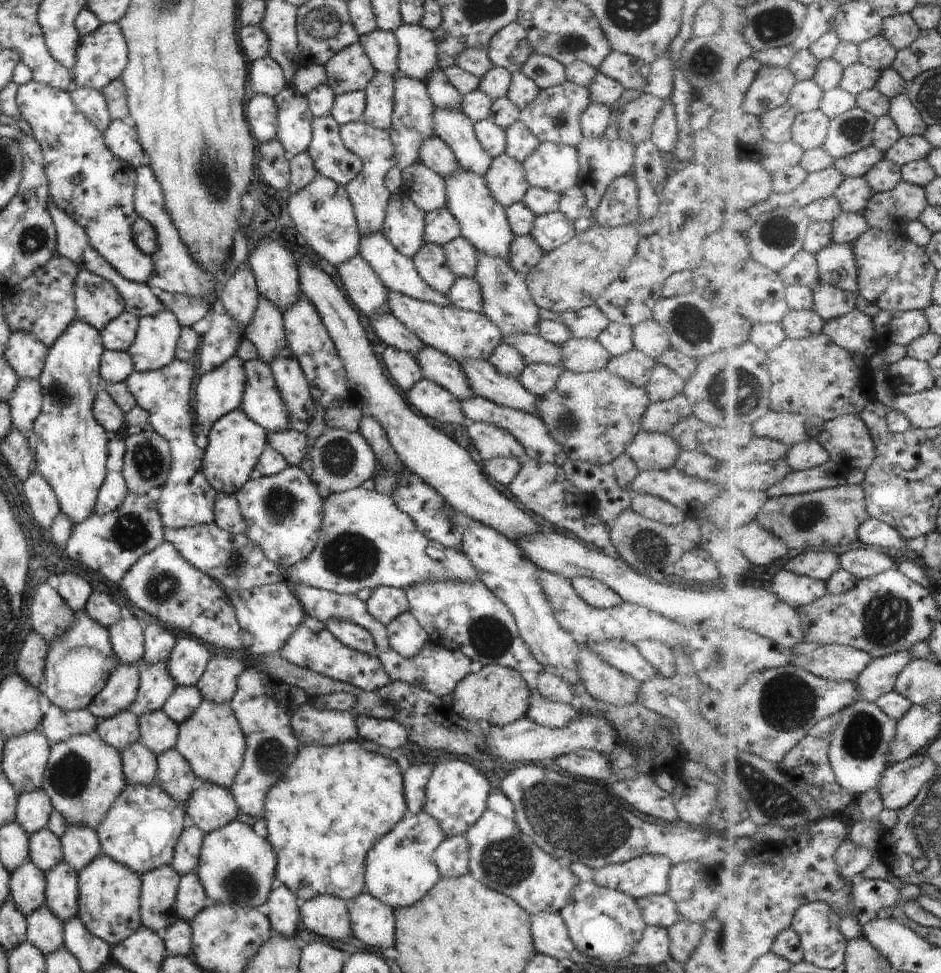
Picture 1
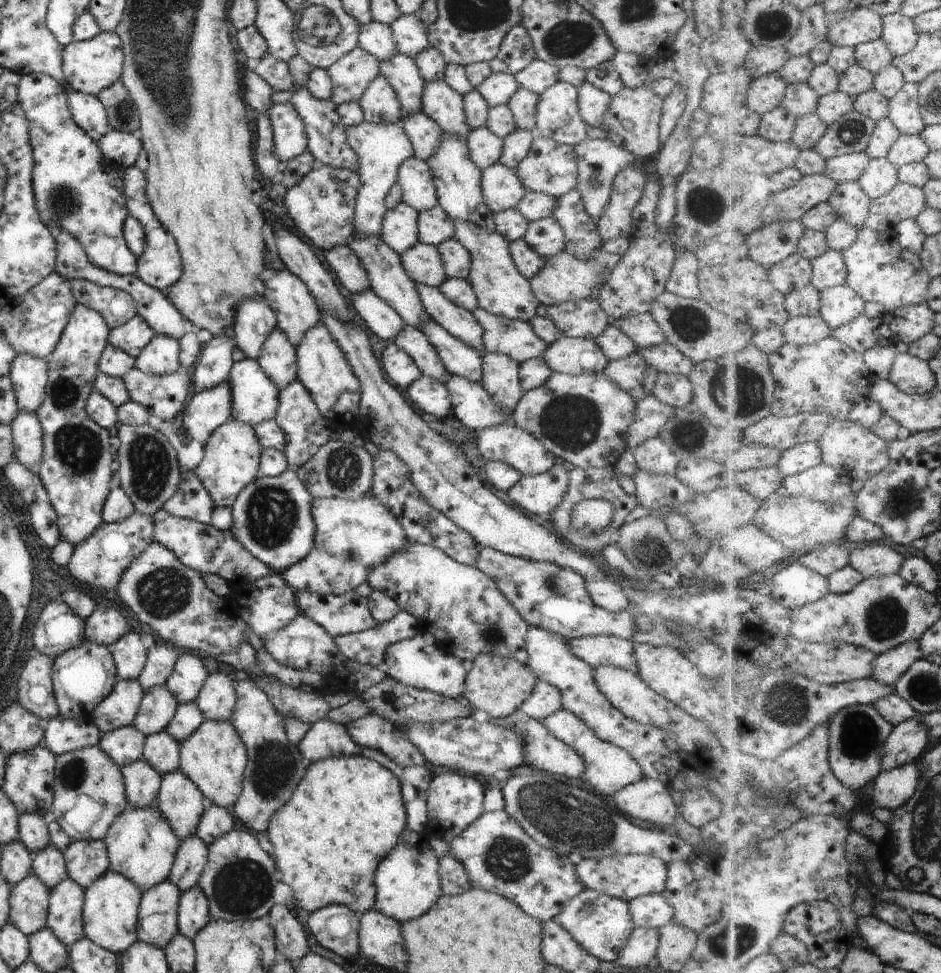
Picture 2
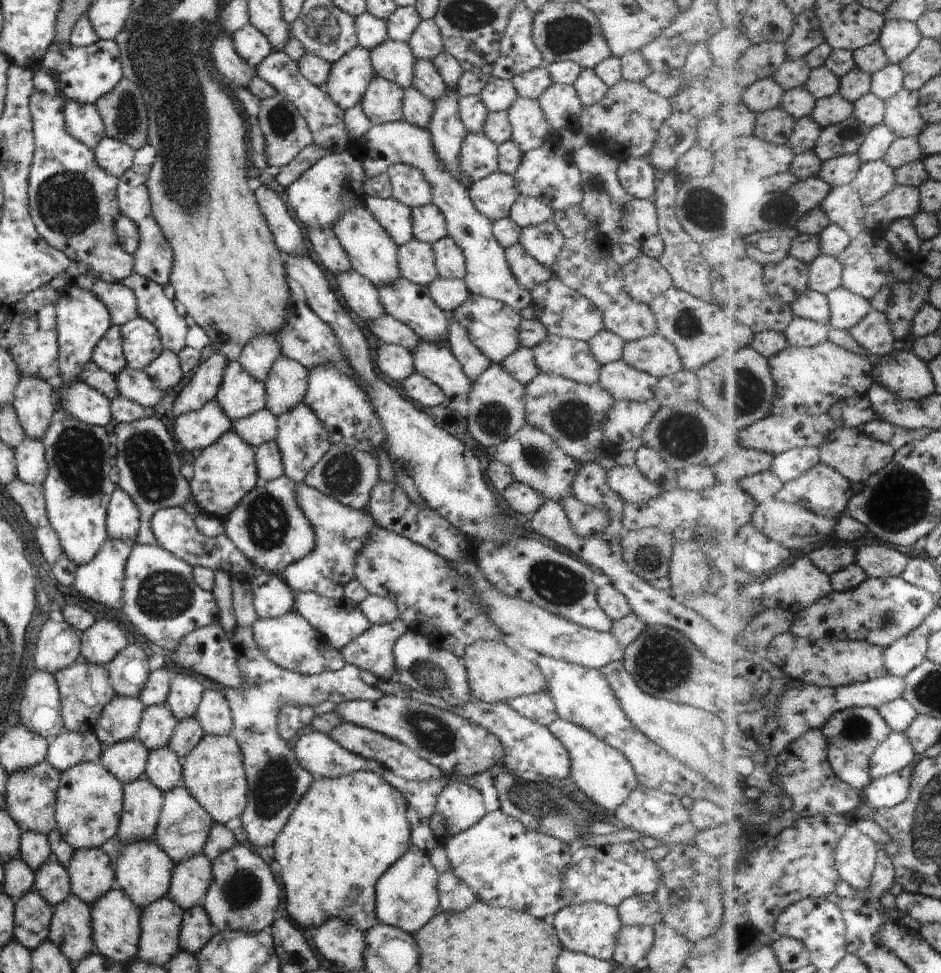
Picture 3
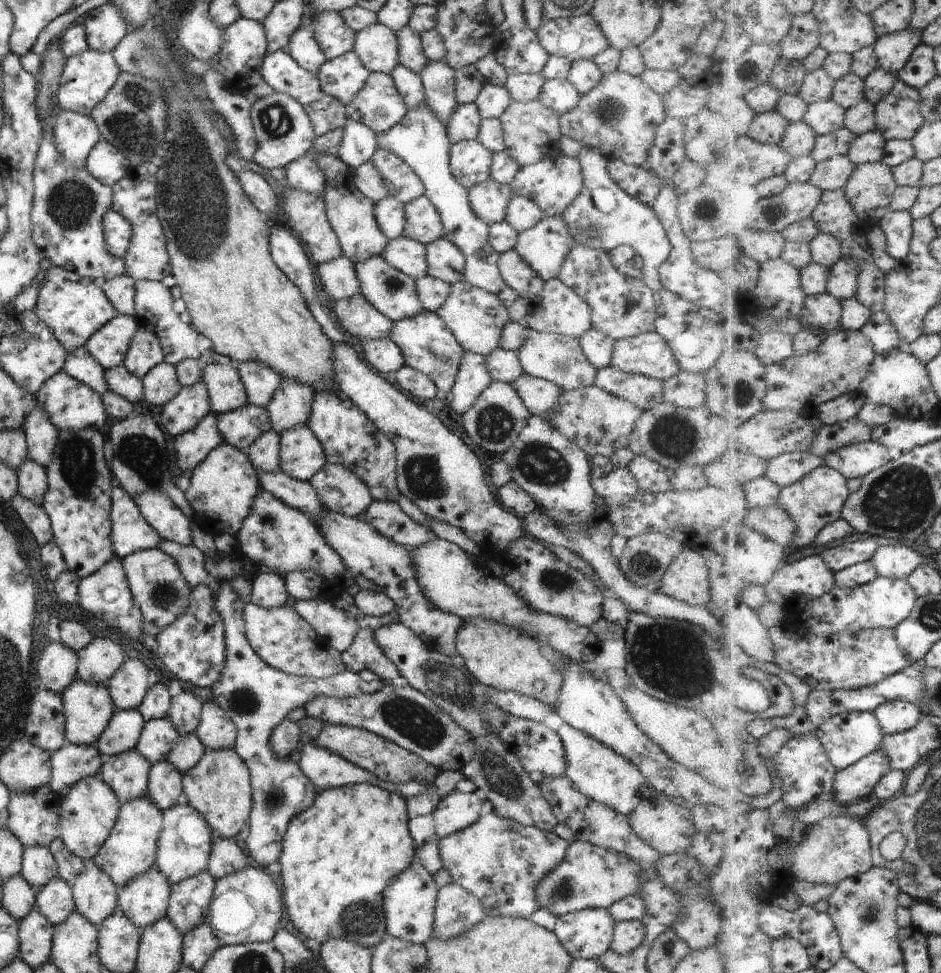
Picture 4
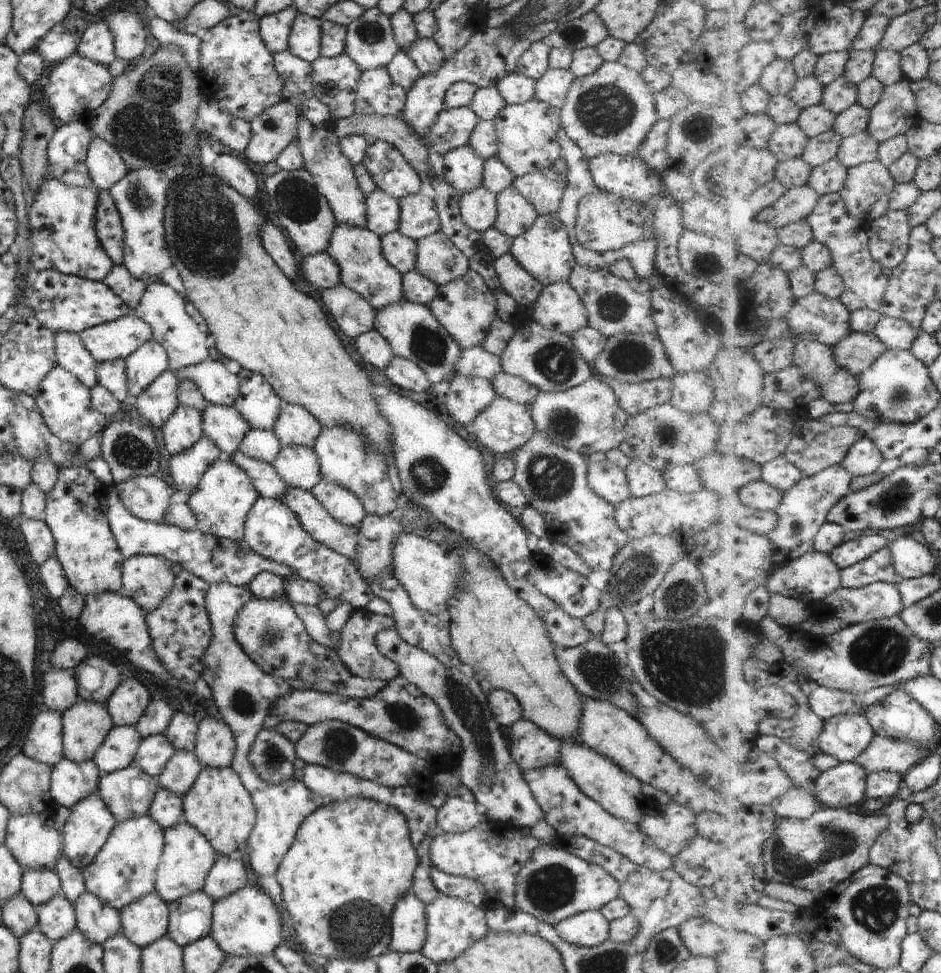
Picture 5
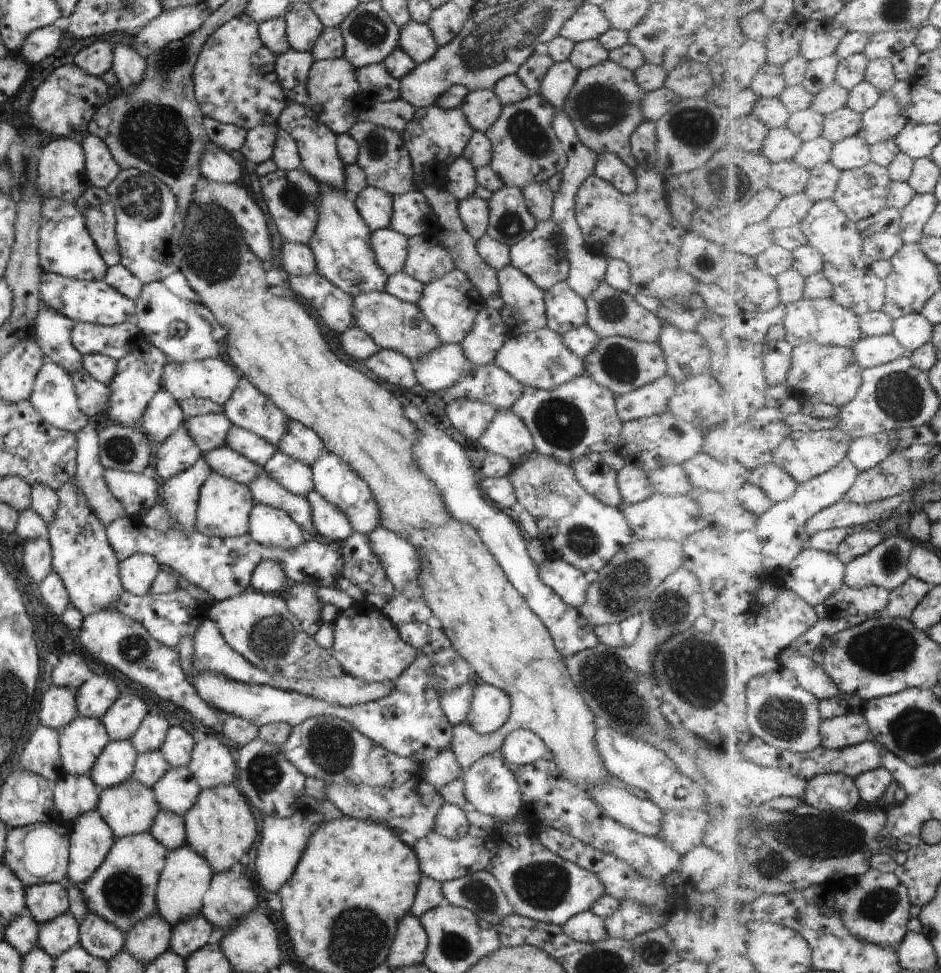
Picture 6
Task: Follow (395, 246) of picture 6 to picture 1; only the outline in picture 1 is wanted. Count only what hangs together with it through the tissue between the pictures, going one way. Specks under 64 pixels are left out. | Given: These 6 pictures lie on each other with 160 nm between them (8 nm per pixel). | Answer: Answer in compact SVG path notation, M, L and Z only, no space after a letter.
M424 242L410 259L419 278L446 296L456 276L447 268L442 246Z

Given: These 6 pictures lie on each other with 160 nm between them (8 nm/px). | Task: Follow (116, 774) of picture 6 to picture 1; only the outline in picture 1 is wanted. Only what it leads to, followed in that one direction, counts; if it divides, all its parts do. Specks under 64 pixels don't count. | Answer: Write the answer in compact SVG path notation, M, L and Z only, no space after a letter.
M121 663L117 664L117 666L118 667L109 675L109 678L107 678L101 692L96 694L93 700L86 706L86 709L97 720L97 723L113 715L117 715L121 711L128 710L130 704L134 701L138 687L138 670L134 664L124 665Z

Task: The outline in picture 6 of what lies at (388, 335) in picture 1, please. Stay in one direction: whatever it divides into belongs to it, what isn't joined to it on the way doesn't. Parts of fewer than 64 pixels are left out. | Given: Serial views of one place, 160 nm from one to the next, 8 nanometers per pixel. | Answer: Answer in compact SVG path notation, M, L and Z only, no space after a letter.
M283 241L279 250L281 272L303 276L317 273L309 247L301 243Z

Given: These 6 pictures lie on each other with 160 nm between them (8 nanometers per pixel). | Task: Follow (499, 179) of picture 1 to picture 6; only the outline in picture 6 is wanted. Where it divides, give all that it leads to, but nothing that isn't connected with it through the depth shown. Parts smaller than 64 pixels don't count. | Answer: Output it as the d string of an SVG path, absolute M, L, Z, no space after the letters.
M474 194L464 198L457 203L459 220L463 223L463 228L474 240L479 240L486 234L488 225L488 206L486 201L477 198Z

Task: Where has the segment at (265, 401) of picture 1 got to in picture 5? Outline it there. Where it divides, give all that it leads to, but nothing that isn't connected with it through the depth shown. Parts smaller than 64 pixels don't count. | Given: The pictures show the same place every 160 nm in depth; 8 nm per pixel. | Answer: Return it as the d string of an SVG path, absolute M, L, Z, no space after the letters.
M220 358L219 361L208 359L171 372L178 382L184 378L191 381L208 405L232 407L235 398L238 397L238 377L225 369Z

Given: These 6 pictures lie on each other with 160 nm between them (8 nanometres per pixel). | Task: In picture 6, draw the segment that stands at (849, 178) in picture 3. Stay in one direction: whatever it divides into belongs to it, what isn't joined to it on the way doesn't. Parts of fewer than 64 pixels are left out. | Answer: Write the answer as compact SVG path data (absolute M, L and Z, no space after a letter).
M832 162L814 168L804 190L804 193L816 203L817 201L832 200L842 171Z

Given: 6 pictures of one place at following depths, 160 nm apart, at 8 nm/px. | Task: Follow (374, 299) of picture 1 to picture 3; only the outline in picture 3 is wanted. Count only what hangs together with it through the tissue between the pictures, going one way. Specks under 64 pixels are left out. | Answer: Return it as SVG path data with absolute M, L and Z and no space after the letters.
M308 228L307 236L319 262L333 275L352 269L346 252L331 229Z

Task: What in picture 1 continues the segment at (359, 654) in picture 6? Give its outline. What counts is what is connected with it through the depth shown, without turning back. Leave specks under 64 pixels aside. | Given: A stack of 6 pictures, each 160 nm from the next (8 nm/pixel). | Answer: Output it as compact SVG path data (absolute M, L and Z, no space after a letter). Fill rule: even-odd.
M404 612L386 624L390 647L402 657L412 657L427 642L427 633L411 613ZM327 619L322 622L324 627L347 648L368 654L373 647L372 636L360 626L347 622L345 619Z

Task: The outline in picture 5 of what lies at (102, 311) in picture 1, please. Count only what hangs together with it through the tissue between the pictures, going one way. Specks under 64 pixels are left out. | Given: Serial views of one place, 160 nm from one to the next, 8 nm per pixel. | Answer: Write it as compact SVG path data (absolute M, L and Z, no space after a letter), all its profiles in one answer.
M122 264L113 265L102 281L119 300L123 301L123 304L127 305L129 310L135 308L146 285L142 280L131 276Z

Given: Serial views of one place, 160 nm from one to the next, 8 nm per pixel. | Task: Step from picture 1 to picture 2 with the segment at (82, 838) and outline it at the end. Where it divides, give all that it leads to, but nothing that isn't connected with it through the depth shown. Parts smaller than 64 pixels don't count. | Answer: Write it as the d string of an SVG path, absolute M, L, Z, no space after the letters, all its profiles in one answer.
M72 841L62 852L66 878L83 890L107 872L110 862L101 841Z

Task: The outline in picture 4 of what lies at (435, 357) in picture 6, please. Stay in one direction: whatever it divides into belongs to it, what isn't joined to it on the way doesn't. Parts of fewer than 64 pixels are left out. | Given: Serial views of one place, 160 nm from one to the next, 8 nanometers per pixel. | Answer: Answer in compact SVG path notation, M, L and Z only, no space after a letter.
M497 346L483 355L485 368L493 381L508 383L522 372L517 353Z

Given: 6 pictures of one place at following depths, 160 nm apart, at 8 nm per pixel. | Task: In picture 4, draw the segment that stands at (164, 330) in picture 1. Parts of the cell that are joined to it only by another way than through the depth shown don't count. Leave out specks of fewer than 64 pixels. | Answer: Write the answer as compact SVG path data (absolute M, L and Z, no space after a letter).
M165 362L151 368L140 381L143 387L142 400L148 407L161 408L176 395L176 392L179 392L181 387L174 366Z

